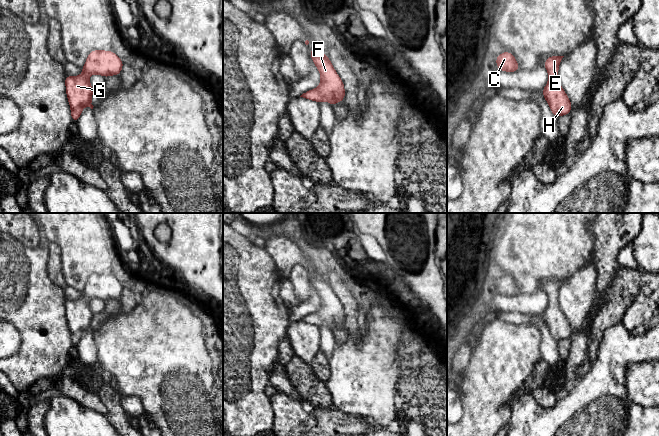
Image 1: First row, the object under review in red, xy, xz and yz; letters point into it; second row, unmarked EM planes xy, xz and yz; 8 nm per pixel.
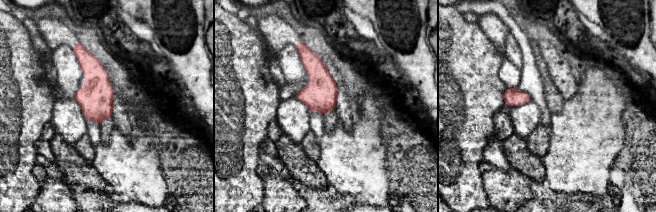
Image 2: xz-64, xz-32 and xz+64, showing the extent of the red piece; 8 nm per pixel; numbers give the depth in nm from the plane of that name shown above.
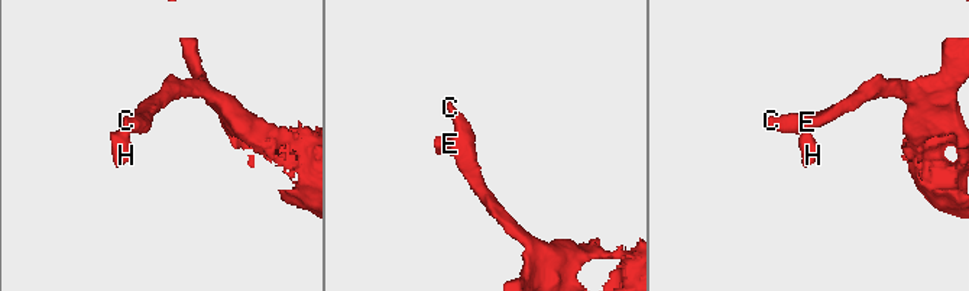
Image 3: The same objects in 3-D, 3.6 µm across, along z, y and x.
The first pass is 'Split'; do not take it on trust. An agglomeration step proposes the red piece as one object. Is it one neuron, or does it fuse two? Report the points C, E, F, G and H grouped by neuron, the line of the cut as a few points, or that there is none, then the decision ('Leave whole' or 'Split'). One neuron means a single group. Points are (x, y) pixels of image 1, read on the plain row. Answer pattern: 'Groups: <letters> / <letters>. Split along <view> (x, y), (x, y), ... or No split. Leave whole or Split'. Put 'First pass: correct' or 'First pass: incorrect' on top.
First pass: incorrect
Groups: C E F G H. No split. Leave whole

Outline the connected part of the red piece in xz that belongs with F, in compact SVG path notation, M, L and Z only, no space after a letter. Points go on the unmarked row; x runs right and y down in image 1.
M315 271L310 274L311 283L315 287L321 299L321 306L318 312L303 317L300 321L317 325L329 326L332 330L337 326L343 325L345 321L344 308L336 298L330 283L323 276Z

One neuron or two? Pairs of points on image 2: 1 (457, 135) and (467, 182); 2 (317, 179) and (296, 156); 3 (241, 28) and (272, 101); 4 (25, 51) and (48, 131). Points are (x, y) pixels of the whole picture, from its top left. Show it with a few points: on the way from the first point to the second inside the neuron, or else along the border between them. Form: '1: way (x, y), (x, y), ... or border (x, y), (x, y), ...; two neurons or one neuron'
1: way (459, 147), (459, 170); one neuron
2: way (311, 173), (300, 162); one neuron
3: way (248, 46), (251, 70), (256, 83); one neuron
4: border (49, 121), (43, 128), (40, 138); two neurons

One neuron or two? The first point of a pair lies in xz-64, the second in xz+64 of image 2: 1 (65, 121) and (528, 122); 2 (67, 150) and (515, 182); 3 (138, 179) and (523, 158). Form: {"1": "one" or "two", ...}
{"1": "one", "2": "two", "3": "two"}

